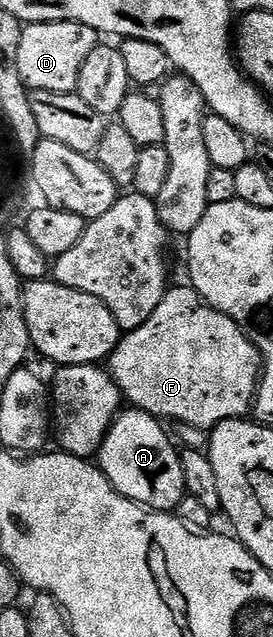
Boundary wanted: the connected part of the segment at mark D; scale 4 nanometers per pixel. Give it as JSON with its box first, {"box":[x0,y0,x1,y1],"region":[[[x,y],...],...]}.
{"box":[16,23,98,94],"region":[[[30,23],[20,32],[16,68],[29,92],[73,94],[82,61],[98,45],[98,33],[81,23]]]}

